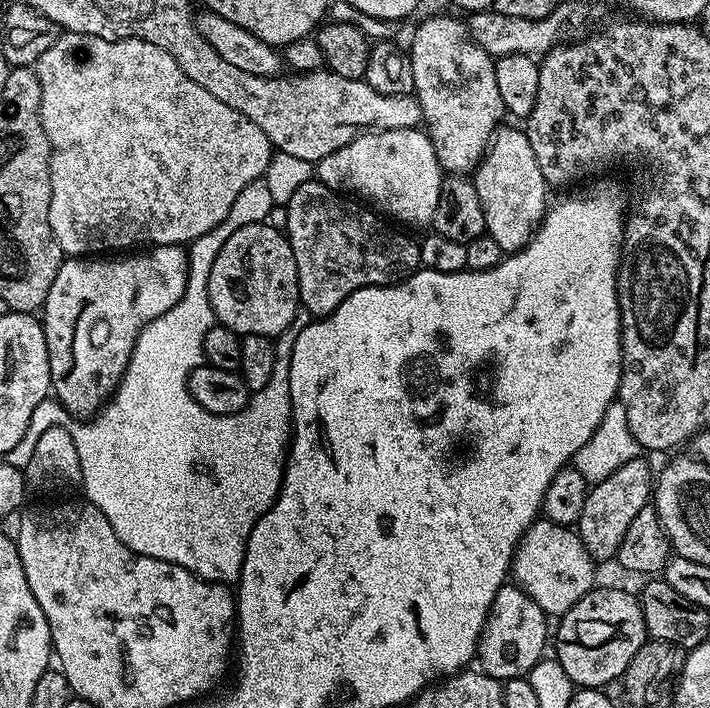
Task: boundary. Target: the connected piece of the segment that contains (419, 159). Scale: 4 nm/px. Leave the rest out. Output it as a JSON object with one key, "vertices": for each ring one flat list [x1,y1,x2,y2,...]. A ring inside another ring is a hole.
{"vertices":[[420,128,385,132,368,130,357,134,349,144,319,160,314,172,321,184,349,197,359,198,389,217,397,216,401,225,425,226,431,225,434,210,438,210,438,198,446,175,438,162,432,140,427,131]]}

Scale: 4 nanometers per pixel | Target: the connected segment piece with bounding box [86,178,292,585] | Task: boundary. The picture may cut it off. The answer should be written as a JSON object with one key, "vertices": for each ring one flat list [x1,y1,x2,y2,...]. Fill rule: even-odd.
{"vertices":[[263,178,250,182,250,186,234,198,230,214,226,214,214,230,187,245,188,281,182,298,138,334,120,385,100,411,87,421,87,503,106,514,106,522,114,526,114,534,139,556,174,562,214,584,231,585,239,581,250,530,254,530,256,520,270,510,280,492,292,434,292,399,287,390,265,390,252,392,248,405,240,412,207,412,200,405,203,403,189,394,188,379,193,370,205,363,206,334,217,323,208,293,210,266,214,266,218,250,226,246,234,230,267,221,272,207,270,190]]}

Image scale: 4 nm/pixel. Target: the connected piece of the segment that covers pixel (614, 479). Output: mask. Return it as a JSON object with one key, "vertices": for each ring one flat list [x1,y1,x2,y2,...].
{"vertices":[[643,458,627,461,614,470,604,481,593,483,588,490,588,497,582,508,578,521,580,540,593,560,603,562,612,560,622,546,622,538,634,522,638,510,649,507,650,497,654,492,654,468,647,464]]}

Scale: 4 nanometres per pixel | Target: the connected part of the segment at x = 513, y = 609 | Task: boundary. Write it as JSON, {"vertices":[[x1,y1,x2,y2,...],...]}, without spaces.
{"vertices":[[505,582,488,611,488,620,480,635,478,664,489,676,501,682,527,677,530,669,545,655,544,643,550,640,549,617,515,582]]}

